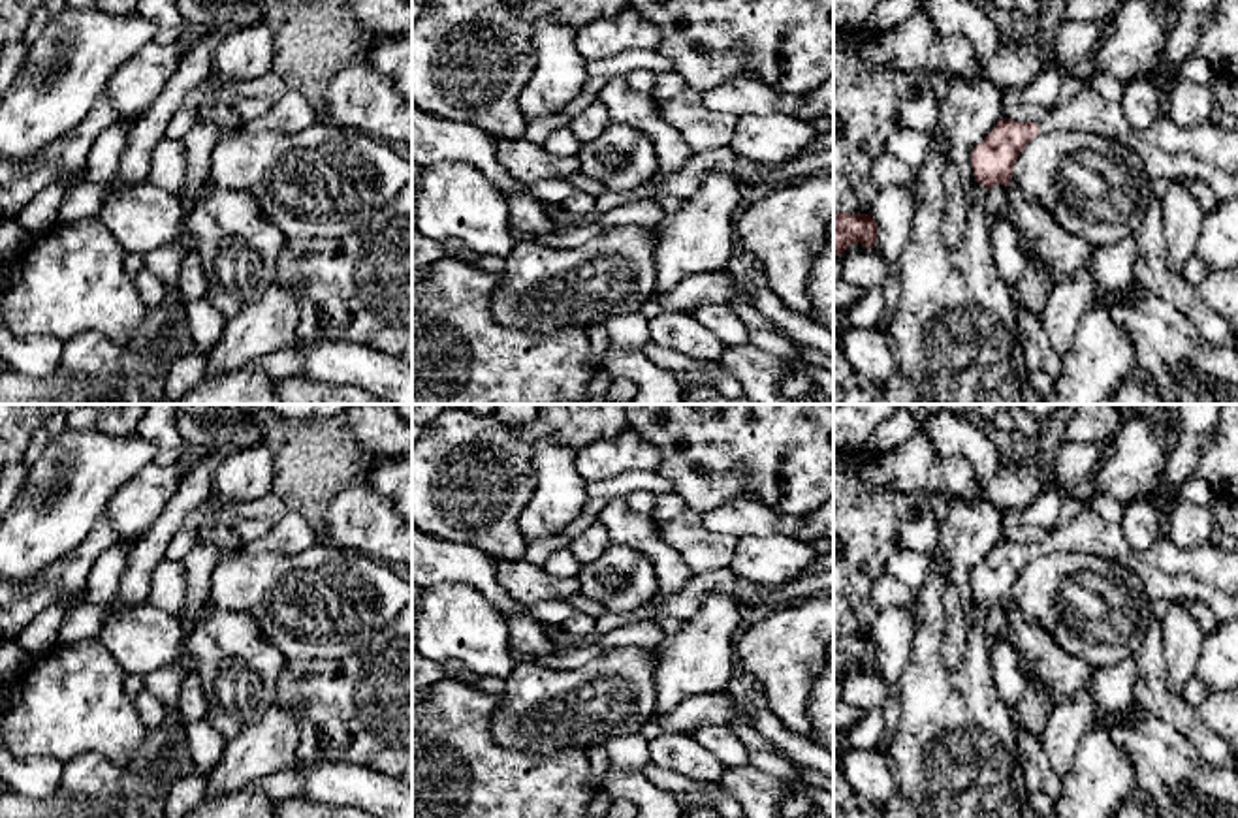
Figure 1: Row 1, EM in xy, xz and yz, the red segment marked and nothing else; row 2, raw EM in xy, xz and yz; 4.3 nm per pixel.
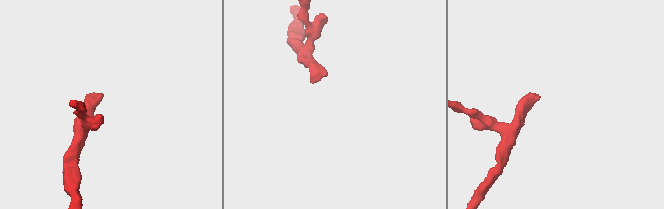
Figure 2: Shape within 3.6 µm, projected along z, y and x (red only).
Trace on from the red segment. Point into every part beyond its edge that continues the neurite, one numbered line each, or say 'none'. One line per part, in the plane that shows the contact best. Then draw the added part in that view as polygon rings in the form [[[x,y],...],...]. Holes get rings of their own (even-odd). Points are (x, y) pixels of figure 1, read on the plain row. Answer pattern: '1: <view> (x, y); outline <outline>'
1: yz (1208, 572); outline [[[1089,506],[1063,528],[1052,528],[1035,542],[1039,555],[1091,553],[1131,570],[1144,585],[1148,600],[1178,602],[1197,598],[1204,602],[1219,622],[1238,619],[1238,547],[1223,549],[1219,543],[1202,543],[1180,549],[1168,538],[1159,538],[1148,551],[1136,551],[1123,536],[1121,525],[1106,523]]]

